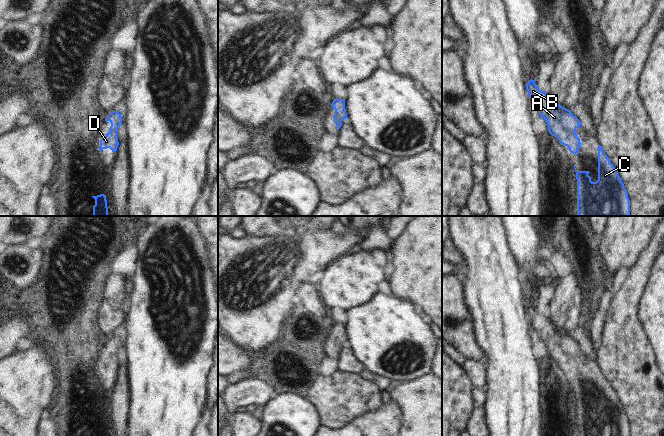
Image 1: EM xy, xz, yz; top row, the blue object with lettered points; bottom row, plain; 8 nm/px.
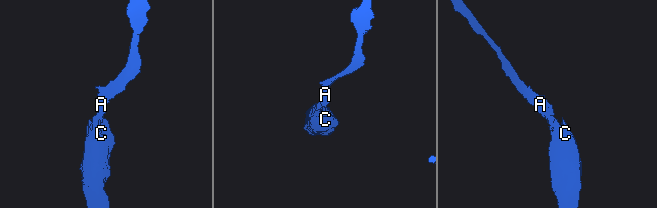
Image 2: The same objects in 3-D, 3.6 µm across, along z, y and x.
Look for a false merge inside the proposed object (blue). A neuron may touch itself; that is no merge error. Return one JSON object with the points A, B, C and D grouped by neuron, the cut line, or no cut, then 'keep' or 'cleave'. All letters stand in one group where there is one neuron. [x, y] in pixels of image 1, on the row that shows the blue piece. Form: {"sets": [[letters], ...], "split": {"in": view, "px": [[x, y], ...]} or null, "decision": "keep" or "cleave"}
{"sets": [["A", "B", "C", "D"]], "split": null, "decision": "keep"}

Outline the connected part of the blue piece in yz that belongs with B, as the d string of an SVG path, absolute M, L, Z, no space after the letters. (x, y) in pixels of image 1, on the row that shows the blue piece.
M534 80L526 83L526 90L540 117L545 119L549 133L567 146L571 153L577 154L581 145L575 133L575 130L581 126L579 119L570 110L555 102L549 94L539 90Z

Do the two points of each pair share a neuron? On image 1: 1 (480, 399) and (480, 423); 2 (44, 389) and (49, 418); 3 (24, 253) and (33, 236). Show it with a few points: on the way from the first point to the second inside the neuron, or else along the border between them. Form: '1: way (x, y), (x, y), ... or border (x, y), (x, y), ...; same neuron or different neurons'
1: way (479, 405), (479, 417); same neuron
2: border (50, 410), (40, 418), (37, 425); different neurons
3: border (37, 243), (22, 243), (10, 246); different neurons

